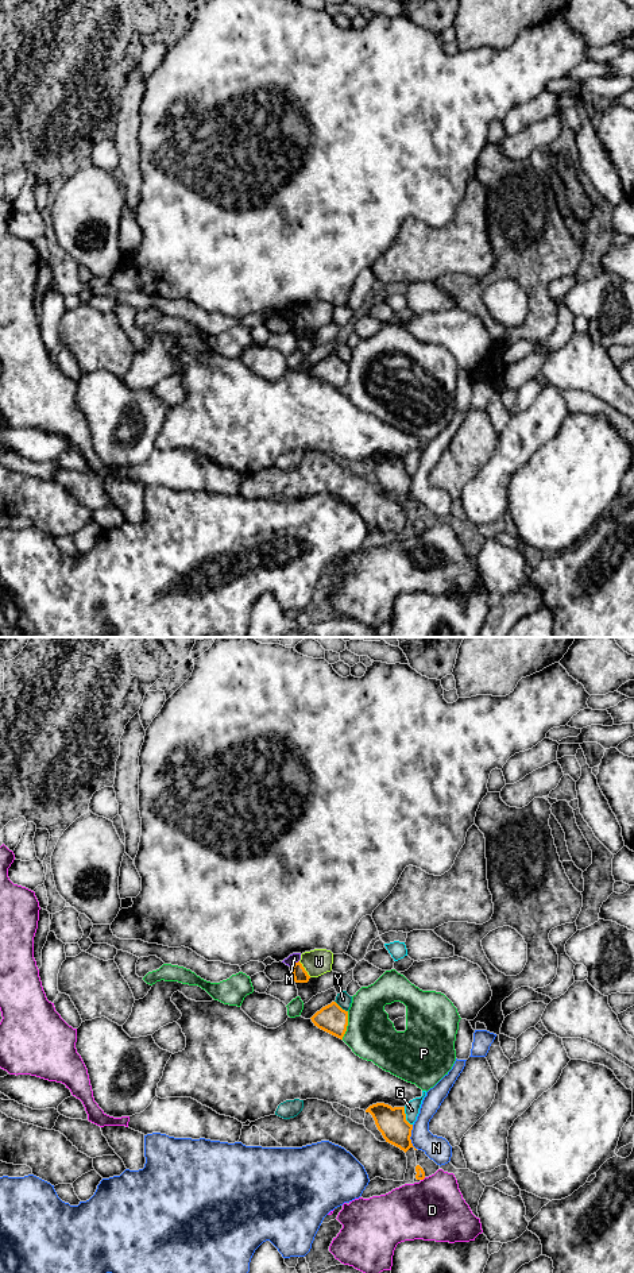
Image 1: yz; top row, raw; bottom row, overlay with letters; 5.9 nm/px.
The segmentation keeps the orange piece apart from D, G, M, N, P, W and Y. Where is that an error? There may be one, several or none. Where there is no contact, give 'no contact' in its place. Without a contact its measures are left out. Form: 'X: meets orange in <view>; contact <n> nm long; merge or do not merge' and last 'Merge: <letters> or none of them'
D: meets orange in yz; contact 40 nm long; do not merge
G: meets orange in yz; contact 120 nm long; do not merge
M: meets orange in yz; contact 70 nm long; do not merge
N: meets orange in yz; contact 150 nm long; do not merge
P: meets orange in yz; contact 170 nm long; do not merge
W: meets orange in yz; contact 120 nm long; do not merge
Y: meets orange in yz; contact 100 nm long; do not merge
Merge: none of them

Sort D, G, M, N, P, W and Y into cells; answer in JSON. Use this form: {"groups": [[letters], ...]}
{"groups": [["D"], ["G"], ["M"], ["N"], ["P"], ["W"], ["Y"]]}

